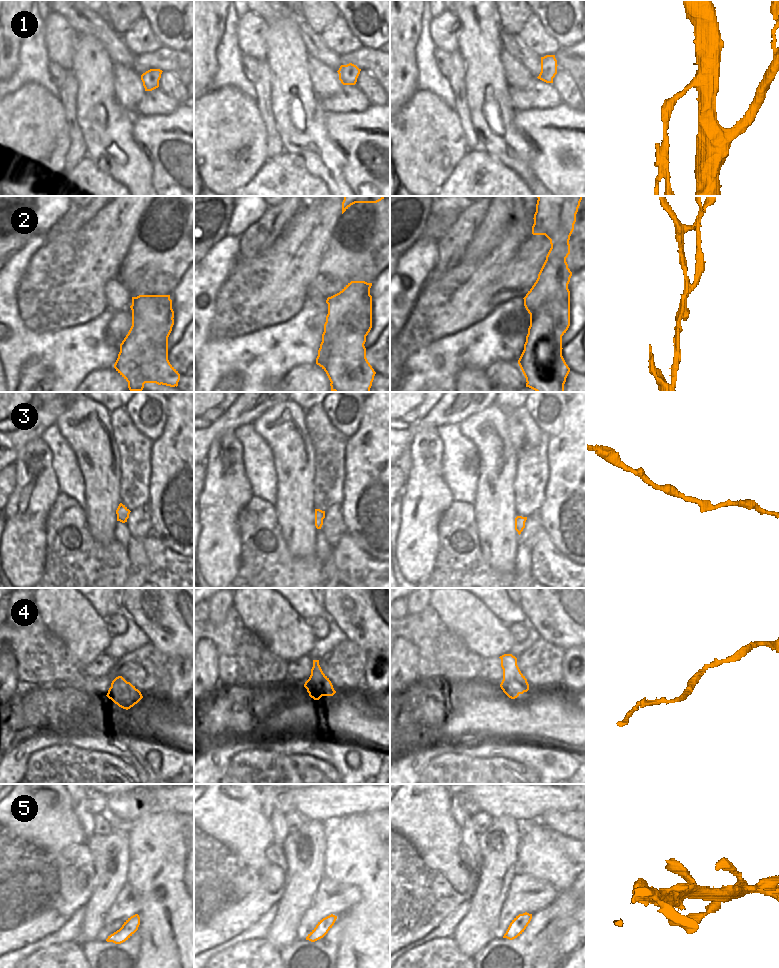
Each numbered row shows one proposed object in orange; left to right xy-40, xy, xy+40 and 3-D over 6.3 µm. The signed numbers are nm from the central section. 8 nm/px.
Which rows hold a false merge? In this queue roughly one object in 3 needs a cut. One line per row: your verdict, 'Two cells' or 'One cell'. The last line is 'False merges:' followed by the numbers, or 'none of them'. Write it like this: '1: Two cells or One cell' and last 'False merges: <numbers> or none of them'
1: Two cells
2: Two cells
3: One cell
4: One cell
5: One cell
False merges: 1, 2

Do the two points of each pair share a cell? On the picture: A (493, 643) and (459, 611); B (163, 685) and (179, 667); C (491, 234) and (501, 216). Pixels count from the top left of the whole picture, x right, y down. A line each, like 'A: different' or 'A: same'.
A: same
B: different
C: same

